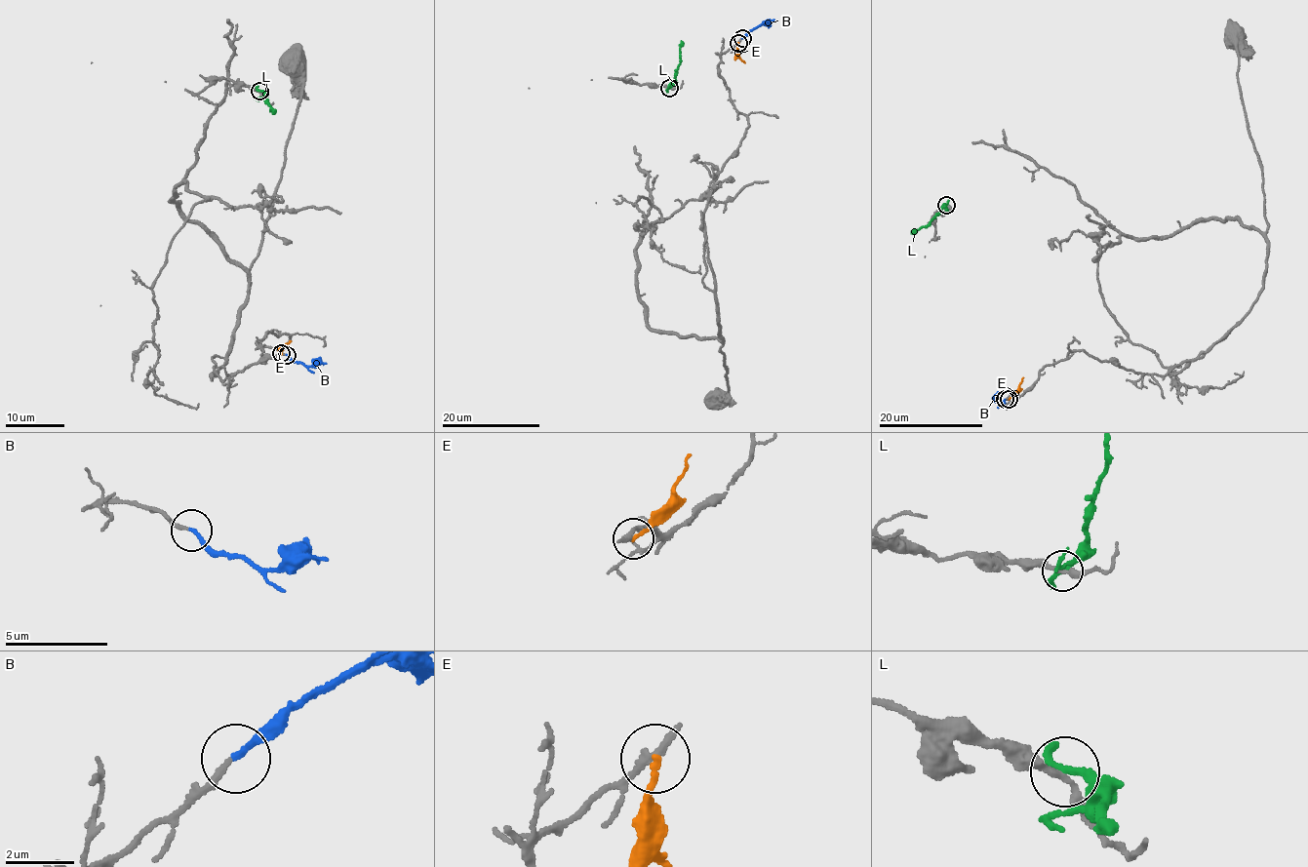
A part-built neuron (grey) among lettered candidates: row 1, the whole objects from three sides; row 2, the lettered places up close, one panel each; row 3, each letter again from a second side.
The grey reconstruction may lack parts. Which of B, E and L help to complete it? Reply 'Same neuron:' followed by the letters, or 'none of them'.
Same neuron: B

